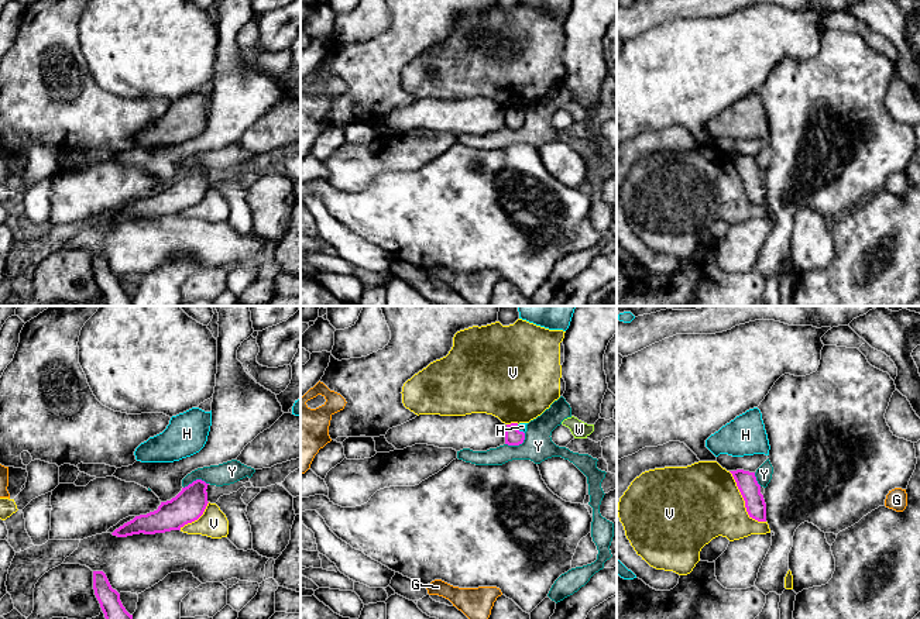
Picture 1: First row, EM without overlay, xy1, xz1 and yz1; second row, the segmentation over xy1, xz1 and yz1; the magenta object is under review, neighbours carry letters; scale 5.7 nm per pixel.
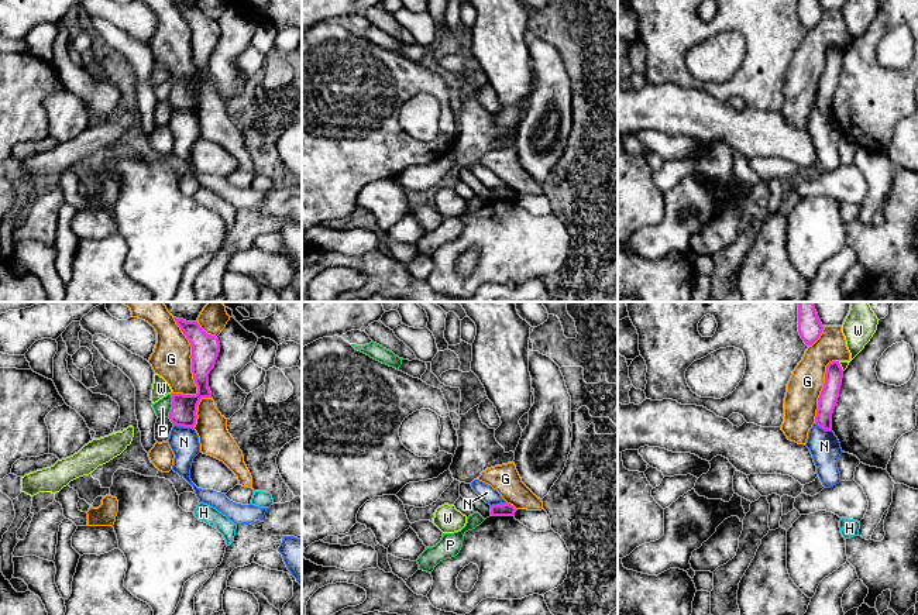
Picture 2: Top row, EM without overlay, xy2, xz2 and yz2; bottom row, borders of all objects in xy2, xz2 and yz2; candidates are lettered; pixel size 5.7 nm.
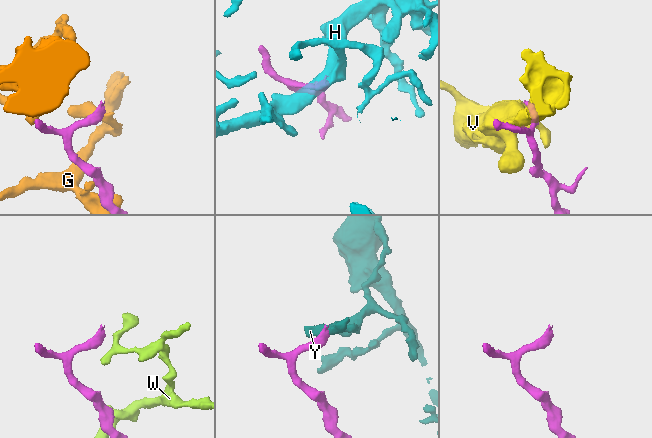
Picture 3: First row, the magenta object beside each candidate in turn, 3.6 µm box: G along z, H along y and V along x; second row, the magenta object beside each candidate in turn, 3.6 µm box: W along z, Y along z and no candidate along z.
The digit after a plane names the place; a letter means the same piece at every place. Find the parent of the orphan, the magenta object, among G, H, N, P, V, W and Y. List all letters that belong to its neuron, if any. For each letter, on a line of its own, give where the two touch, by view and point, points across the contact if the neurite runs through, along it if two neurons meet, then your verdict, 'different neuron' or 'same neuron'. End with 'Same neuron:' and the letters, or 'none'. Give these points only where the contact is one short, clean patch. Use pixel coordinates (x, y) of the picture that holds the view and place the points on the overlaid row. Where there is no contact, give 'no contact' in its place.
G: meets magenta in xy2 at (191, 357); different neuron
H: meets magenta in xz1 at (518, 430); runs through xz1 (512, 436), (518, 430), (522, 426); same neuron
N: meets magenta in xy2 at (184, 426); border along xy2 (174, 423), (192, 429); different neuron
P: meets magenta in xy2 at (172, 405); different neuron
V: meets magenta in yz1 at (744, 499); different neuron
W: meets magenta in yz2 at (839, 366); different neuron
Y: meets magenta in xz1 at (518, 444); border along xz1 (525, 433), (525, 439), (521, 443), (505, 444); different neuron
Same neuron: H

